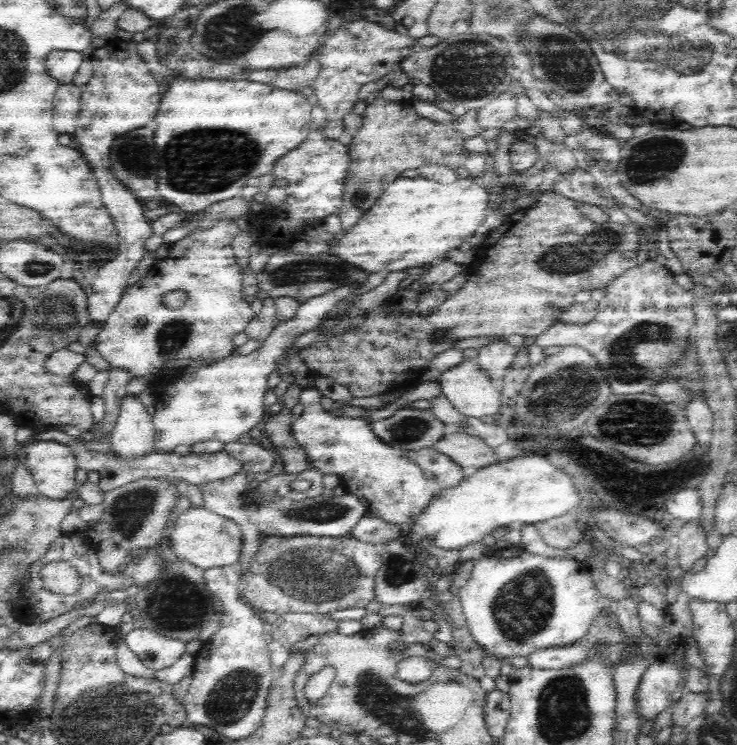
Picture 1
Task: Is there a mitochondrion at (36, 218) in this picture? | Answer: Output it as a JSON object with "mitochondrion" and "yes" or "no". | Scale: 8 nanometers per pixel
{"mitochondrion":"no"}

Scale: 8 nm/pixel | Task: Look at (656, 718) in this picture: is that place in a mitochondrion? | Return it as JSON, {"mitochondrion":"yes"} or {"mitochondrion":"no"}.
{"mitochondrion":"no"}

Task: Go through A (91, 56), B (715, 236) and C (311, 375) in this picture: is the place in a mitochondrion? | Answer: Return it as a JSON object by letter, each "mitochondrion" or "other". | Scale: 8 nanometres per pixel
{"A":"other","B":"other","C":"other"}

